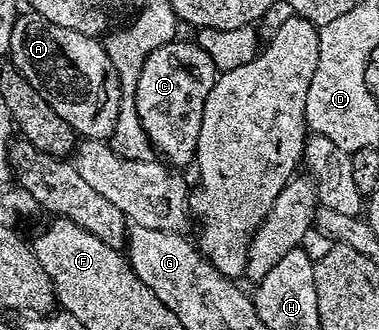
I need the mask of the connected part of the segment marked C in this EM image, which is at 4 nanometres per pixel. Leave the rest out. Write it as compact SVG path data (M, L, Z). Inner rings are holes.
M176 38L147 55L135 87L135 105L141 126L156 149L159 148L175 164L191 164L195 158L197 138L201 134L201 118L205 98L217 79L214 58L196 42Z

